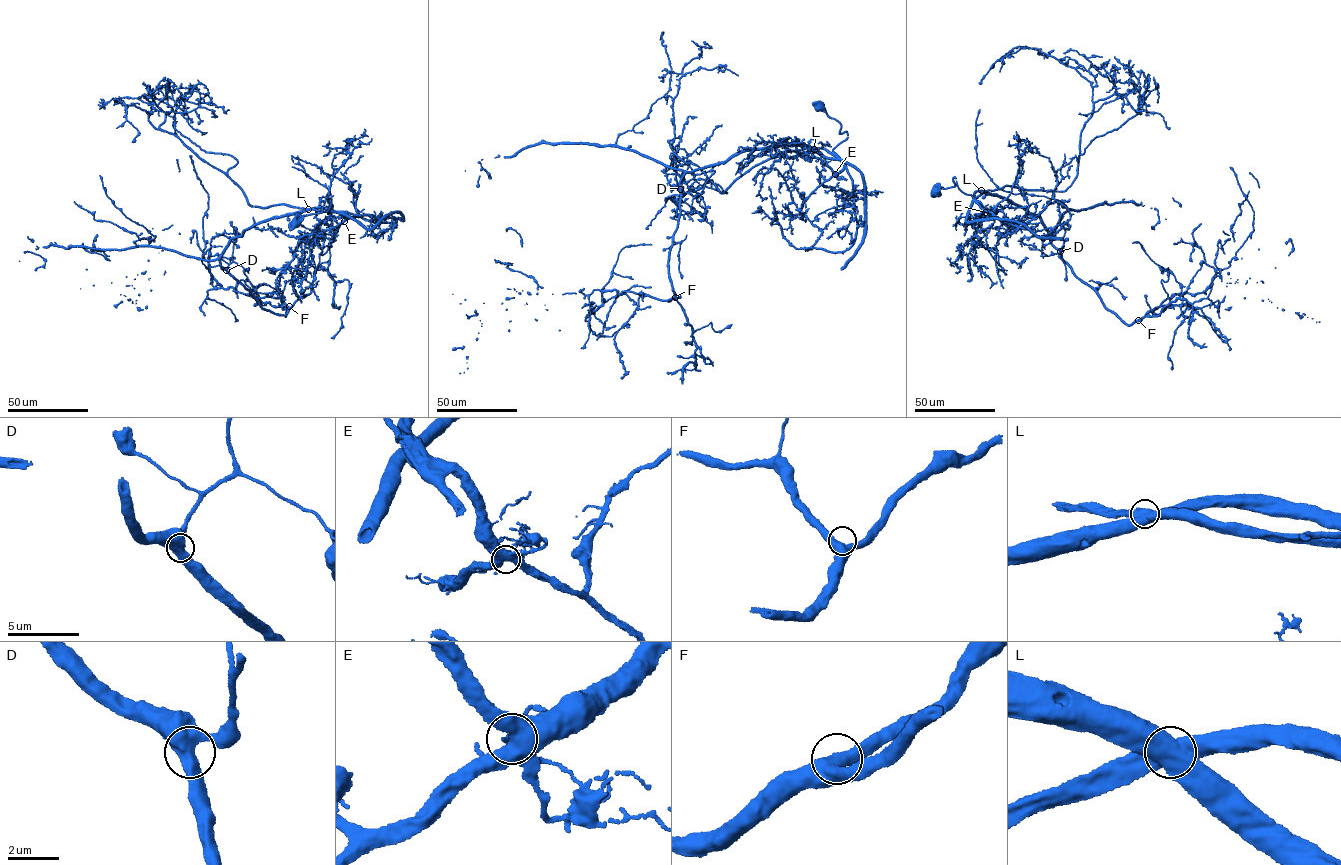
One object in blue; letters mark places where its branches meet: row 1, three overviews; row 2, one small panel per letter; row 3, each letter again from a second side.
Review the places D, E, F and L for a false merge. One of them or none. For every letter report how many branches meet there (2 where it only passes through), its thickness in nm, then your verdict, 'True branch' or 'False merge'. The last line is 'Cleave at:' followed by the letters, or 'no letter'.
D: Branches: 3. Thickness 480 nm. True branch
E: Branches: 3. Thickness 550 nm. True branch
F: Branches: 3. Thickness 500 nm. True branch
L: Branches: 3. Thickness 650 nm. False merge
Cleave at: L

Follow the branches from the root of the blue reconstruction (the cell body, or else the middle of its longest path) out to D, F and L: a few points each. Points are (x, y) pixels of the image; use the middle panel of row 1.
D: (820, 105), (847, 133), (833, 148), (836, 155), (803, 145), (746, 149), (683, 174), (680, 189)
F: (820, 105), (847, 133), (833, 148), (836, 155), (770, 146), (683, 174), (668, 262), (675, 297)
L: (820, 105), (841, 125), (840, 133), (846, 132), (847, 135), (833, 148), (836, 155), (825, 149), (814, 149)

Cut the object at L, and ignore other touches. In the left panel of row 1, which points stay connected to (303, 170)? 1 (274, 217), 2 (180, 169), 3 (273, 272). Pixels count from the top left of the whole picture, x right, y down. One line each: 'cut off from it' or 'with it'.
1: cut off from it
2: cut off from it
3: with it

